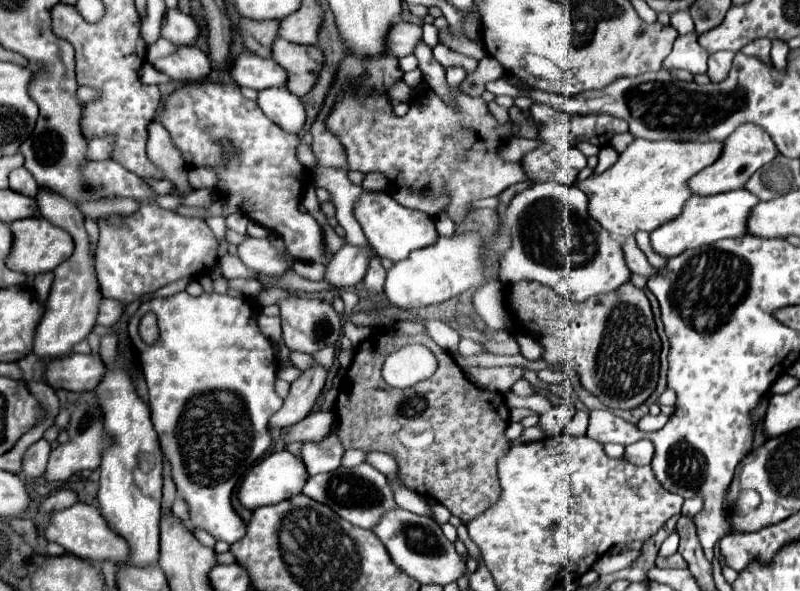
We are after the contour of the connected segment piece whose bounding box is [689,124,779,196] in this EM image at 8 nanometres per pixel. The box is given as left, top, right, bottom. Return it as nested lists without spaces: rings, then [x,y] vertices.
[[[741,124],[727,140],[725,140],[725,150],[719,156],[719,160],[705,170],[701,170],[697,176],[689,180],[689,188],[697,196],[711,196],[717,192],[731,192],[733,188],[743,188],[747,180],[767,162],[775,160],[779,156],[777,146],[773,140],[769,140],[767,132],[763,128],[757,128],[757,124]]]

